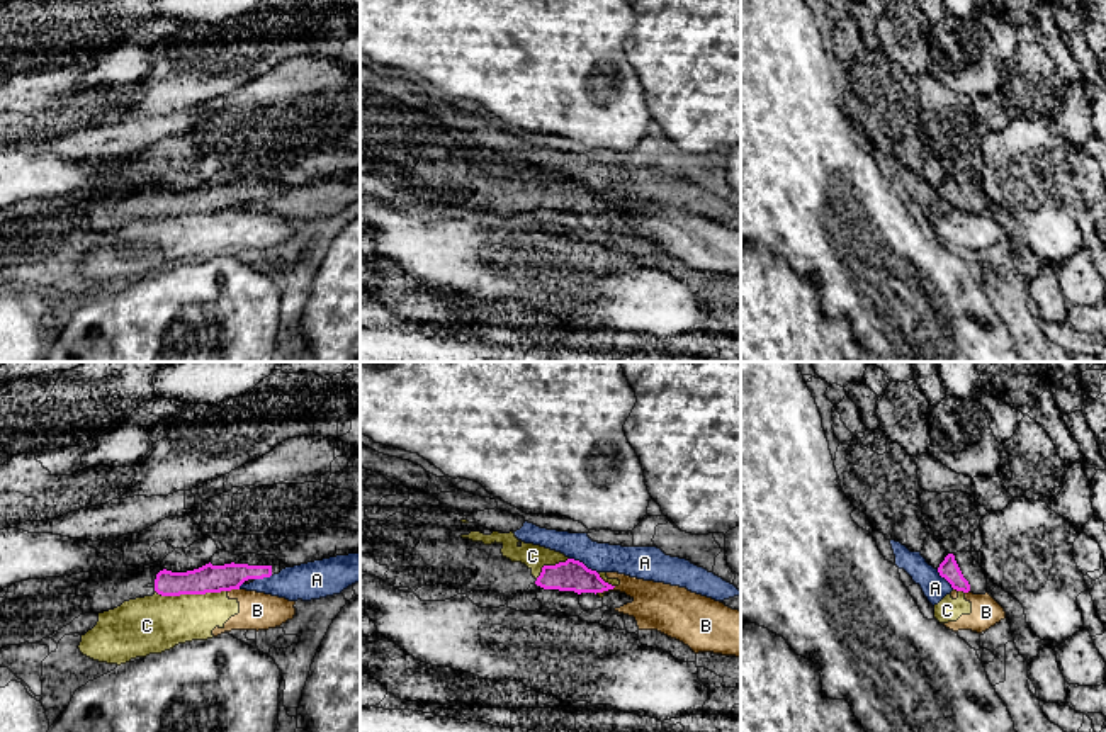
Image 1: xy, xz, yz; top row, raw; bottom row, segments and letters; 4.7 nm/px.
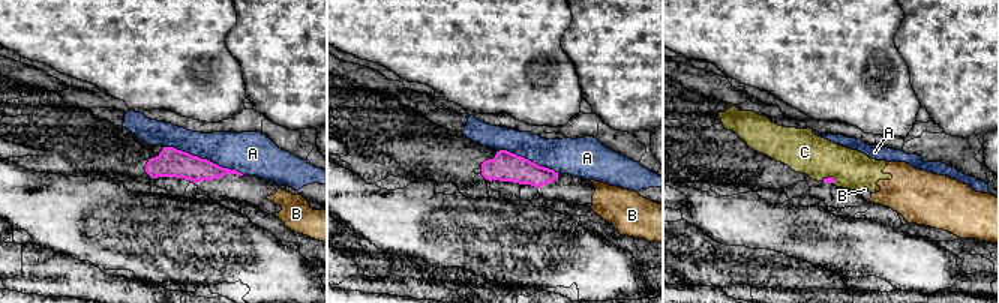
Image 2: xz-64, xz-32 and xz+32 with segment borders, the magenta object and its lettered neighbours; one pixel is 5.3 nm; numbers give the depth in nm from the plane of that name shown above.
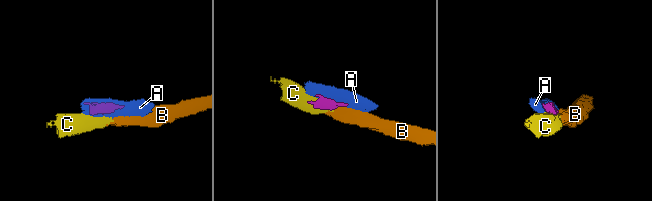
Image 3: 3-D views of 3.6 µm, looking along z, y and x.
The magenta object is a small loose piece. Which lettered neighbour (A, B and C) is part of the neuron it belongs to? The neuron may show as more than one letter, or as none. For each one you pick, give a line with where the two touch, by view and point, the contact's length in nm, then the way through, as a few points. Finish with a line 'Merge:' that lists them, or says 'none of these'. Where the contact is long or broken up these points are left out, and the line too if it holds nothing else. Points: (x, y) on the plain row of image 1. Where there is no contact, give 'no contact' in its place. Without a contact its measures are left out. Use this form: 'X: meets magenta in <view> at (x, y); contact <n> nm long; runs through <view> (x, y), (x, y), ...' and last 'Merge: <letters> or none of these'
Merge: none of these

